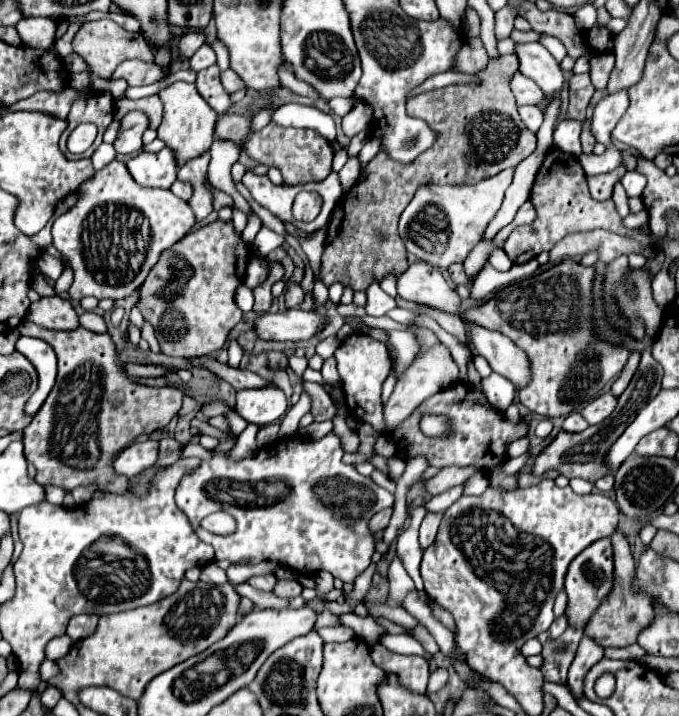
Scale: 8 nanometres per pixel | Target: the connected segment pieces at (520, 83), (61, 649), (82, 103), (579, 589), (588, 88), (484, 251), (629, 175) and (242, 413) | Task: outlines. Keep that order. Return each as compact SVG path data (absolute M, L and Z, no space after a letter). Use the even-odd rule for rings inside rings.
M515 73L515 77L511 77L511 89L515 93L517 105L541 105L543 101L541 89L521 73Z
M61 635L61 637L55 637L53 641L49 641L49 645L45 647L45 657L55 661L59 657L65 657L65 653L69 653L73 641L69 635Z
M91 91L87 99L77 99L77 101L73 101L73 109L71 109L69 115L67 115L69 127L63 131L63 135L61 135L61 139L59 139L59 149L65 153L67 159L90 158L91 155L93 155L93 151L101 145L103 131L107 129L107 125L111 123L111 119L113 119L113 95L111 95L111 91ZM79 123L95 123L97 129L99 129L99 133L97 133L95 143L93 143L83 155L73 155L73 153L67 151L65 143L67 143L69 133L71 133Z
M609 539L595 541L593 545L589 545L589 549L585 549L585 553L581 553L581 557L575 557L571 561L569 571L565 575L565 591L569 597L569 603L567 603L569 625L577 625L577 627L587 625L589 617L601 605L603 597L611 591L611 587L613 587L613 547L611 547L611 541Z
M587 73L585 75L573 75L569 81L569 109L567 109L565 119L583 121L585 109L589 105L593 91L595 91L595 87L593 87L591 77Z
M481 241L481 243L479 243L479 245L469 253L469 257L467 257L467 259L465 259L465 263L463 263L467 277L477 275L477 273L479 273L479 269L483 267L483 263L489 259L489 255L491 255L493 251L495 251L493 241Z
M627 171L625 177L621 179L621 183L623 183L629 197L633 197L633 195L639 197L643 193L643 189L645 189L645 177L641 173L637 173L637 171Z
M245 389L237 391L235 413L257 427L269 425L287 411L287 399L281 389Z

